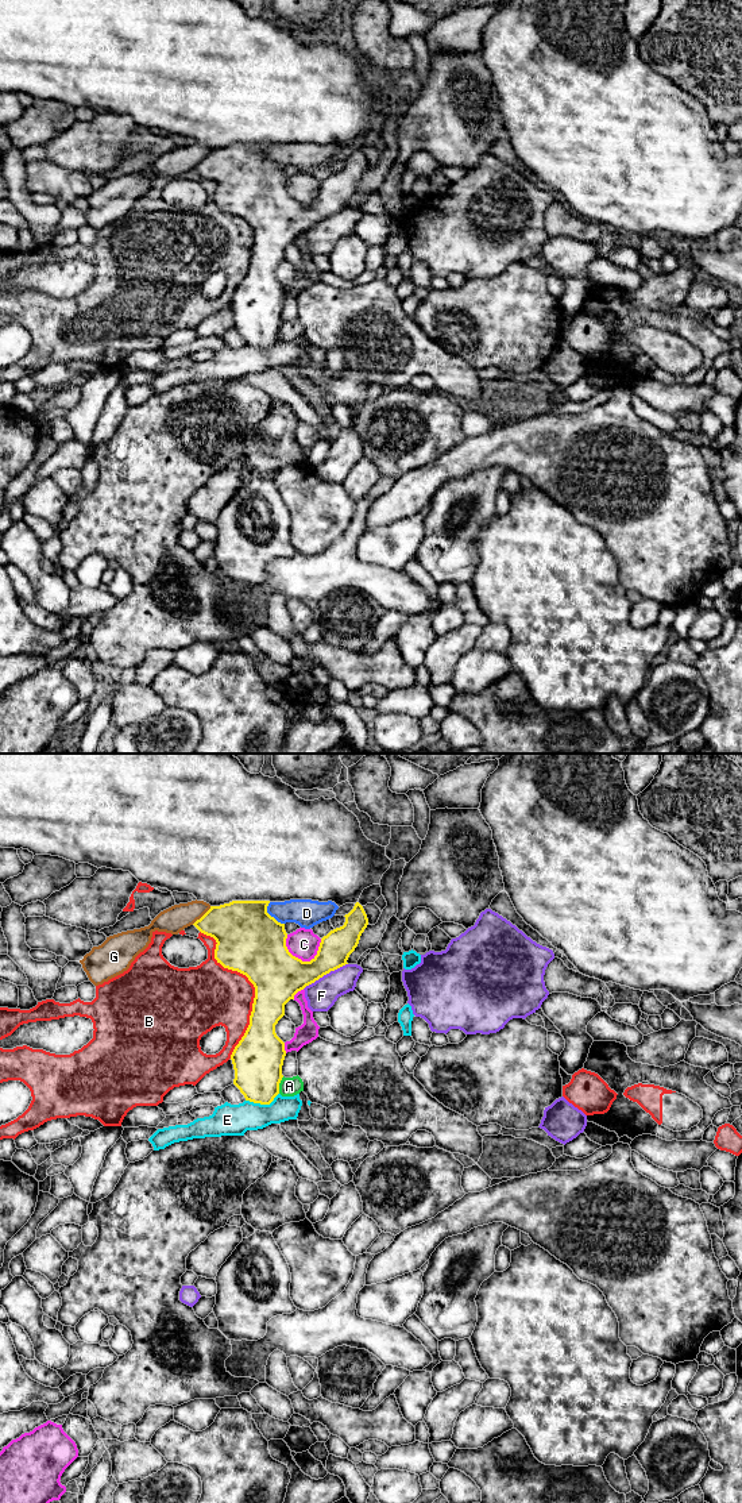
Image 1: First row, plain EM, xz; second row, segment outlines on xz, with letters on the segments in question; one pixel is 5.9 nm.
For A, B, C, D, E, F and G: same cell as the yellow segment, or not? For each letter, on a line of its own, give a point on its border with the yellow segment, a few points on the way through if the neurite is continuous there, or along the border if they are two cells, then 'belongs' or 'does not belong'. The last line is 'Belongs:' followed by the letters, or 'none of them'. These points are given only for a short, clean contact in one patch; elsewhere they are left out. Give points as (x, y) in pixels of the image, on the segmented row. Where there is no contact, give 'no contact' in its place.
A: xz (278, 1085) | along xz (283, 1076), (278, 1093) | does not belong
B: xz (254, 986) | does not belong
C: xz (294, 956) | does not belong
D: xz (270, 916) | does not belong
E: xz (262, 1103) | does not belong
F: xz (324, 974) | along xz (347, 963), (331, 970), (302, 989) | does not belong
G: xz (203, 916) | does not belong
Belongs: none of them

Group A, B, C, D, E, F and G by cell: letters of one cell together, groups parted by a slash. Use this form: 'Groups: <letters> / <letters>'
Groups: A / B / C / D / E / F / G

